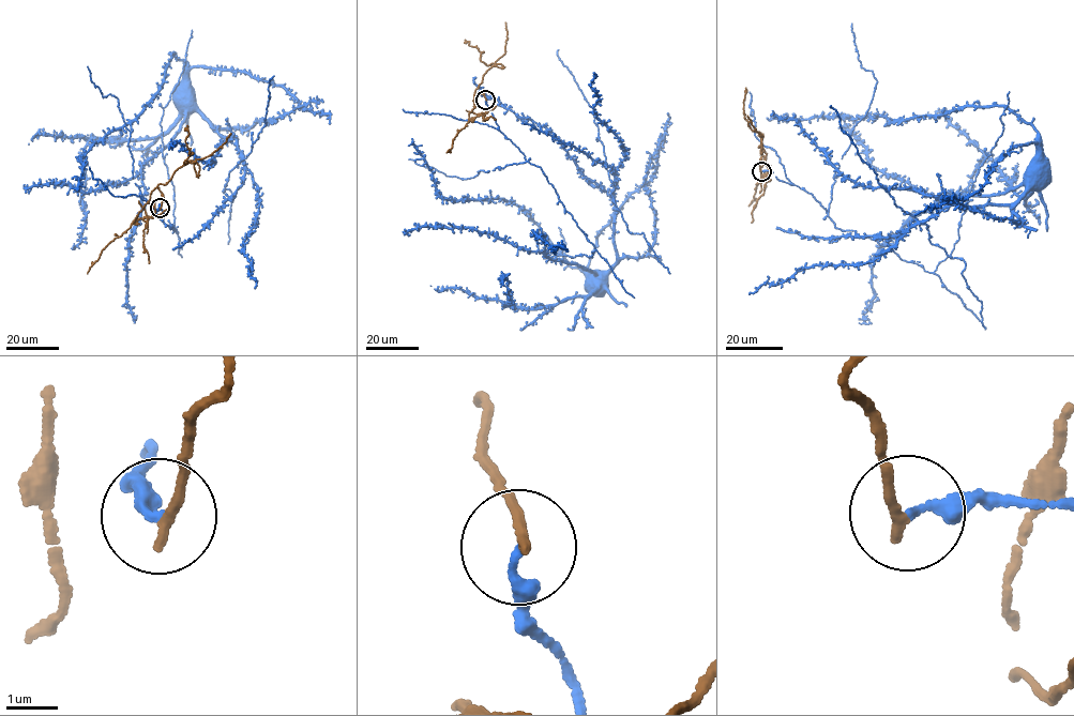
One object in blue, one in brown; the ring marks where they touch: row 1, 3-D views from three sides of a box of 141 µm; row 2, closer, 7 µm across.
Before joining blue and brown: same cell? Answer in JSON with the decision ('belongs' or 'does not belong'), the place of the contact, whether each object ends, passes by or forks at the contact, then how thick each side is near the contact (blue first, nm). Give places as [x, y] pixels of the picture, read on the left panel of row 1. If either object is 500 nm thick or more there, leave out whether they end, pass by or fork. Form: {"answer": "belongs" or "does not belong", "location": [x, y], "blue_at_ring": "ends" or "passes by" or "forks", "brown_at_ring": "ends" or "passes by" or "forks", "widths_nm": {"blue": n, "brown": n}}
{"answer": "does not belong", "location": [160, 208], "blue_at_ring": "ends", "brown_at_ring": "ends", "widths_nm": {"blue": 200, "brown": 220}}

